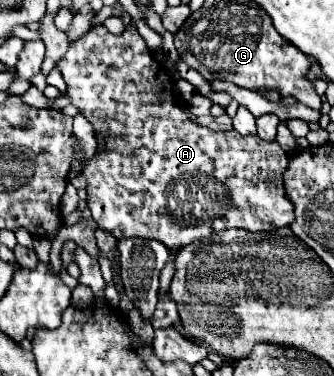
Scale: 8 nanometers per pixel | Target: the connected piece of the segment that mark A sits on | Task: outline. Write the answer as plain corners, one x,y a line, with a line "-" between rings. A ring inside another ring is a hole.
103,25
93,27
85,37
81,37
81,41
77,41
77,45
71,45
67,49
67,53
59,59
57,69
61,71
65,83
67,83
67,95
71,99
71,103
75,107
79,107
83,111
83,115
87,117
87,121
93,125
95,129
95,137
97,137
97,153
93,159
89,159
83,165
83,175
87,175
87,197
89,197
89,207
93,213
95,223
109,231
115,239
125,239
125,237
143,237
143,239
157,239
163,245
171,247
183,247
189,245
193,241
197,241
197,235
201,233
213,233
217,229
231,229
231,227
241,227
247,231
269,231
273,227
285,227
293,223
293,205
285,195
285,185
283,185
283,173
289,165
289,159
285,155
285,151
279,147
279,143
275,141
263,141
257,135
249,135
243,137
239,135
235,129
233,131
213,131
207,127
199,127
195,123
189,121
187,113
179,107
173,105
171,99
171,79
167,79
169,75
165,73
163,65
151,57
149,47
145,45
143,37
137,33
137,29
133,25
125,27
123,35
113,35
109,33

